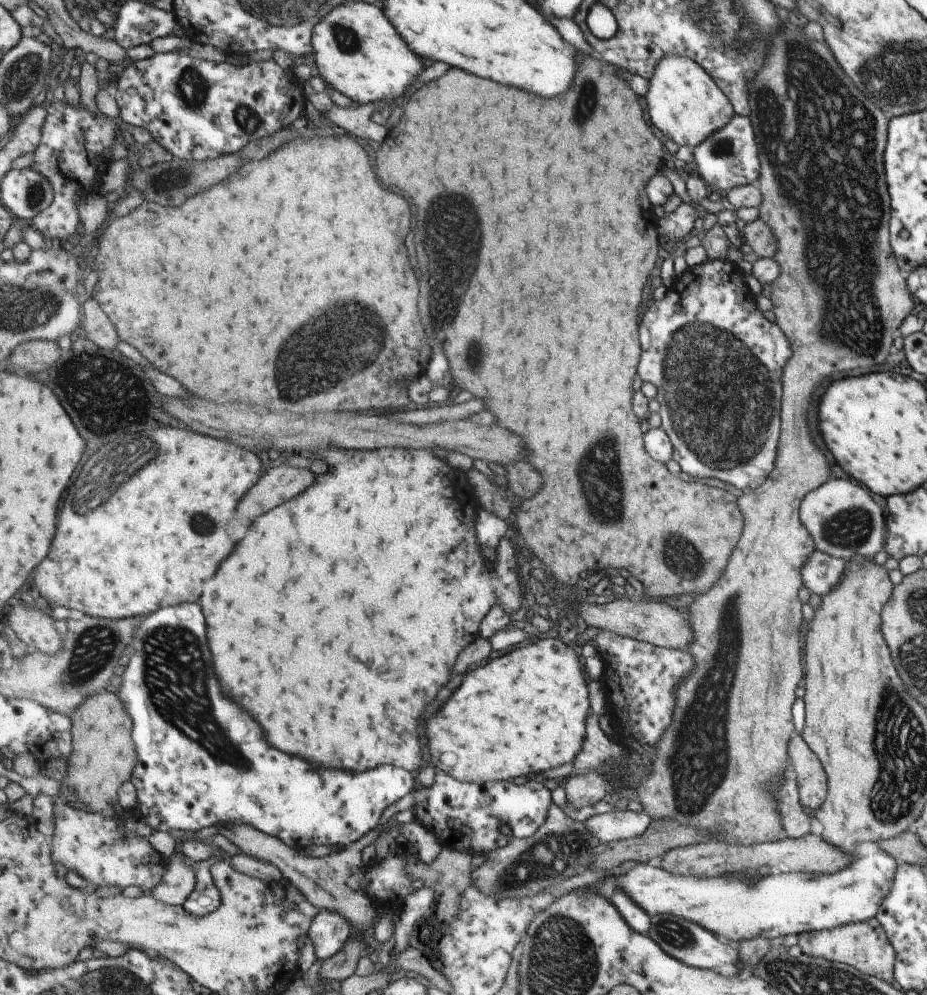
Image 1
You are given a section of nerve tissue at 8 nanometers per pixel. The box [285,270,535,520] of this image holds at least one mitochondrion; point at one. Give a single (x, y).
(474, 348)

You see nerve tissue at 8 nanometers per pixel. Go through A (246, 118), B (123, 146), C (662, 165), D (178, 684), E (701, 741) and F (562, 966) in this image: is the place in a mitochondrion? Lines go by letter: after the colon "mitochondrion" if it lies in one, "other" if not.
A: mitochondrion
B: other
C: other
D: mitochondrion
E: mitochondrion
F: mitochondrion

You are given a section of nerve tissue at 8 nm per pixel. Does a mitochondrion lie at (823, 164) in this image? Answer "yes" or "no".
yes

